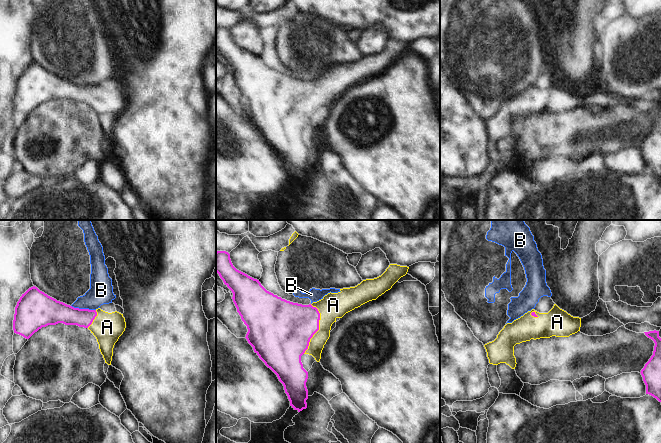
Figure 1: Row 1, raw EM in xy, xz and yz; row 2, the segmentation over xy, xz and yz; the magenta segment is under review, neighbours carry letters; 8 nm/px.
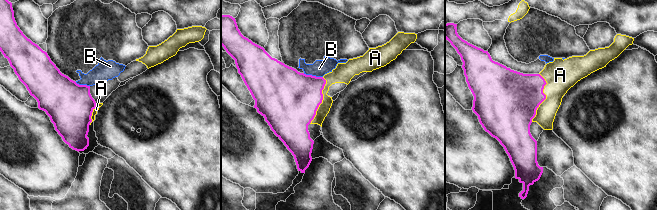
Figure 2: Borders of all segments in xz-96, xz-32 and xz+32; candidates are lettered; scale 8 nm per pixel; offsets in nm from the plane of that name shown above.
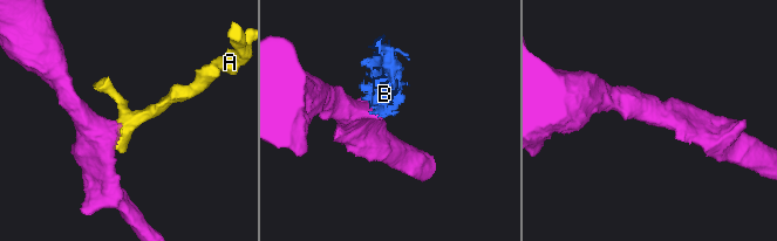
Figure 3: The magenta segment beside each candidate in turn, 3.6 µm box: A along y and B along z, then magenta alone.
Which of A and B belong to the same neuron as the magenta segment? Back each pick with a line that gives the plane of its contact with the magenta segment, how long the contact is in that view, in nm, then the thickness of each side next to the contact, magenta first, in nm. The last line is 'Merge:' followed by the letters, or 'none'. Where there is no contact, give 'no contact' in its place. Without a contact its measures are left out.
A: xz | 400 nm | 420/200 nm
Merge: A

